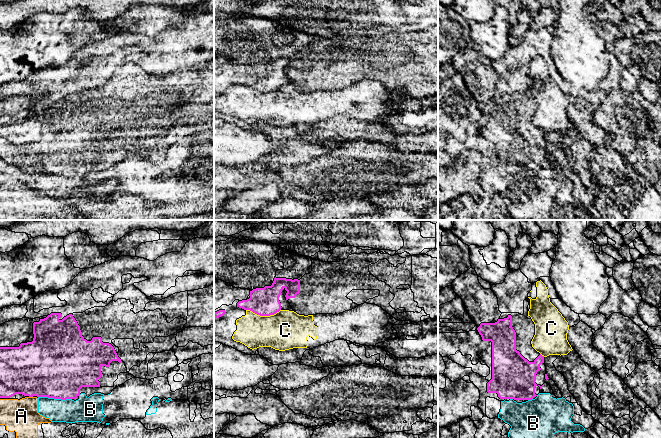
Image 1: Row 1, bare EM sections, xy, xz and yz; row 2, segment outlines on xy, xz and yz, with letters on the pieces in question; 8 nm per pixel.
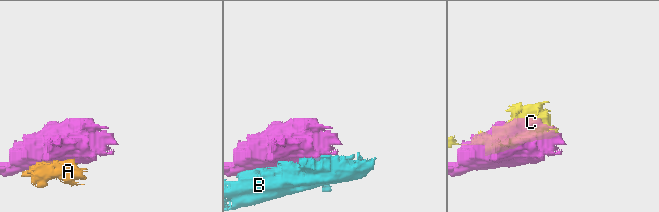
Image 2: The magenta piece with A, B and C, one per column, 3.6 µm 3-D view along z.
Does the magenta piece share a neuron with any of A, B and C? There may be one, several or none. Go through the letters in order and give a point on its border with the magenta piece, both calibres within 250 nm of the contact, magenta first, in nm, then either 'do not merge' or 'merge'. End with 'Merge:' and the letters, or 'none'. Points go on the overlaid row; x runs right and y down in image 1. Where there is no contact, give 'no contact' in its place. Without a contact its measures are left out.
A: contact xy (31, 396); calibres 460 and 260 nm; do not merge
B: contact xy (55, 398); calibres 500 and 200 nm; do not merge
C: contact xz (263, 315); calibres 220 and 320 nm; do not merge
Merge: none

